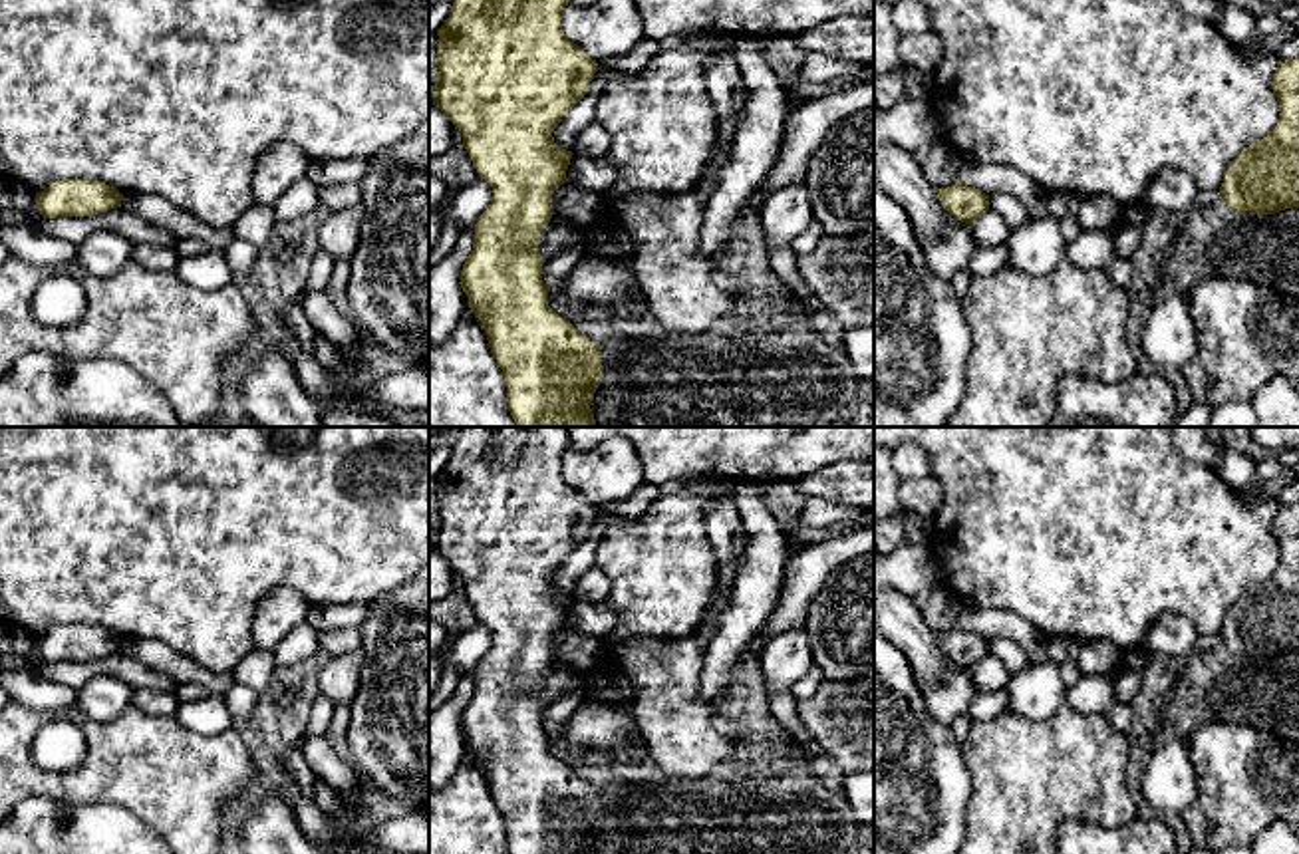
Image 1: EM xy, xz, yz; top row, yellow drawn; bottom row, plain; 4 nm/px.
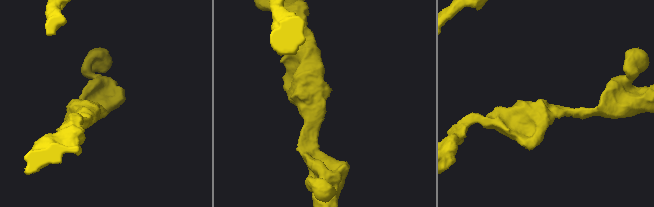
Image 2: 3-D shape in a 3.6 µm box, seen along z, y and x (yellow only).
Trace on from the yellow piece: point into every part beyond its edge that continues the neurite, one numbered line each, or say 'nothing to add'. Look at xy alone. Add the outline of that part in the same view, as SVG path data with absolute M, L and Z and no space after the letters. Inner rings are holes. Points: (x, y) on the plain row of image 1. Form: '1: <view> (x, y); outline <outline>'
nothing to add

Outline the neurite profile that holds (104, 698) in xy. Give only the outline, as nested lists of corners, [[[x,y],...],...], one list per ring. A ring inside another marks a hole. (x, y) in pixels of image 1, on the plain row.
[[[99,673],[77,689],[77,709],[91,721],[107,723],[133,707],[133,691],[125,679]]]

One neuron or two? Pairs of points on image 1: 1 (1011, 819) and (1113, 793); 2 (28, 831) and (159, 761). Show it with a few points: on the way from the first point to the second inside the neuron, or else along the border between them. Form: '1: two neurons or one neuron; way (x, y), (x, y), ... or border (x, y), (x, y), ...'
1: one neuron; way (1037, 793), (1053, 777), (1089, 777)
2: two neurons; border (30, 797), (46, 797), (70, 805), (124, 807)

